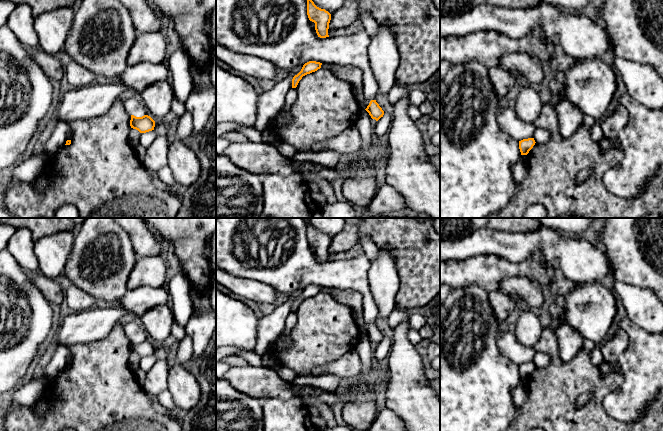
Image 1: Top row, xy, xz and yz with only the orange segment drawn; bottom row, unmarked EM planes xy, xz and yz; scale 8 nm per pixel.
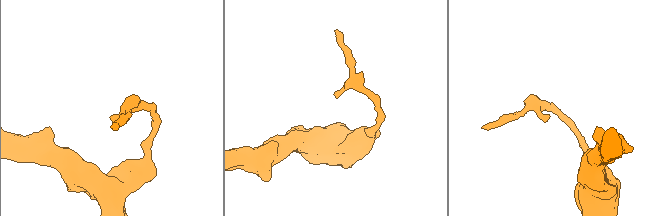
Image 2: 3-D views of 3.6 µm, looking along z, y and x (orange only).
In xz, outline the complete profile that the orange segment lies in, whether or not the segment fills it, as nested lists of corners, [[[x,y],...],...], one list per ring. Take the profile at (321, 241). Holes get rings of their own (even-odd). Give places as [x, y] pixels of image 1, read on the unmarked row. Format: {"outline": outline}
{"outline": [[[305,218],[307,224],[307,239],[310,245],[315,247],[315,254],[320,262],[329,261],[328,253],[331,238],[325,233],[317,231],[311,224],[310,218]]]}

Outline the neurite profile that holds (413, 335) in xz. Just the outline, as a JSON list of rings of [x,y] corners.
[[[410,328],[408,332],[408,338],[414,346],[419,344],[423,340],[419,334],[419,331],[415,330],[414,328]]]

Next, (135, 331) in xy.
[[[128,322],[123,325],[124,332],[127,337],[134,339],[136,341],[142,341],[147,339],[147,333],[142,327],[142,325],[136,322]]]

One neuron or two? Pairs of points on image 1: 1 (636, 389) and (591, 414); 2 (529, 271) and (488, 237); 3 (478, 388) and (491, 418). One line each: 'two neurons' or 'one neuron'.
1: two neurons
2: two neurons
3: one neuron

